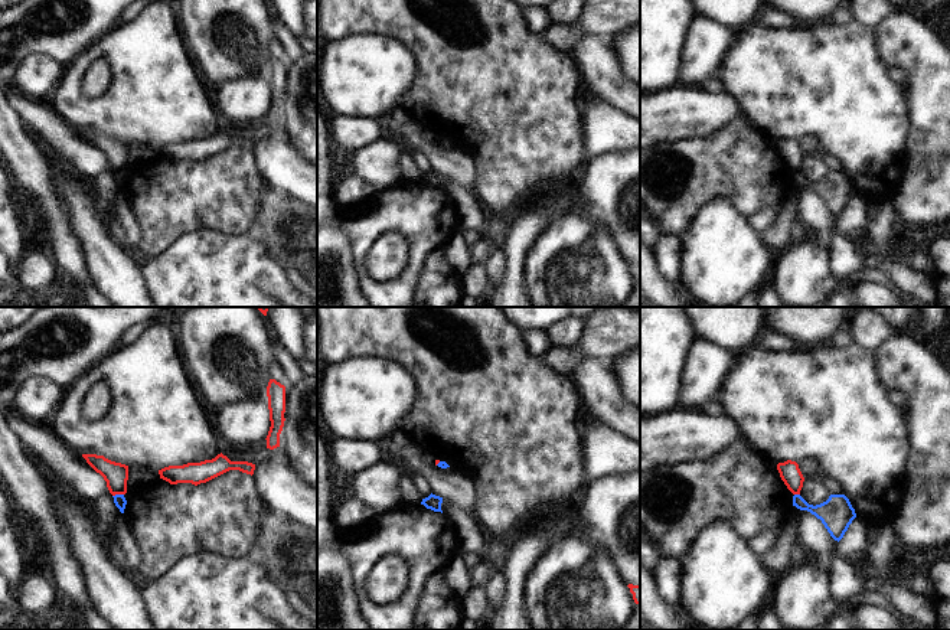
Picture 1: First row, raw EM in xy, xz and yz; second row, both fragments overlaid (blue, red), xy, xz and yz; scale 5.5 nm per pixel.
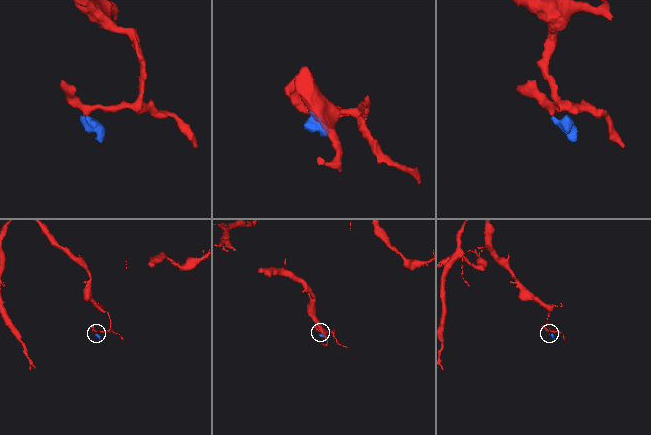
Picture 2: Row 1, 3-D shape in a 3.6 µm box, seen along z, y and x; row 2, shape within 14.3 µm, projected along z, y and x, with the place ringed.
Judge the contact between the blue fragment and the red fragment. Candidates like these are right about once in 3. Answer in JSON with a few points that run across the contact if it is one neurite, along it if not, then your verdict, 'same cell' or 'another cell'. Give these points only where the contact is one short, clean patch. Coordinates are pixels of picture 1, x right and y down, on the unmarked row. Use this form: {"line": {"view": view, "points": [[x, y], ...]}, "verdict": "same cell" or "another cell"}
{"line": {"view": "xy", "points": [[123, 170], [113, 173]]}, "verdict": "another cell"}

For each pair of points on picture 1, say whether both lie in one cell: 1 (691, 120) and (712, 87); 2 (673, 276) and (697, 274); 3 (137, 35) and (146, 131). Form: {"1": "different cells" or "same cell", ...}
{"1": "different cells", "2": "different cells", "3": "same cell"}

